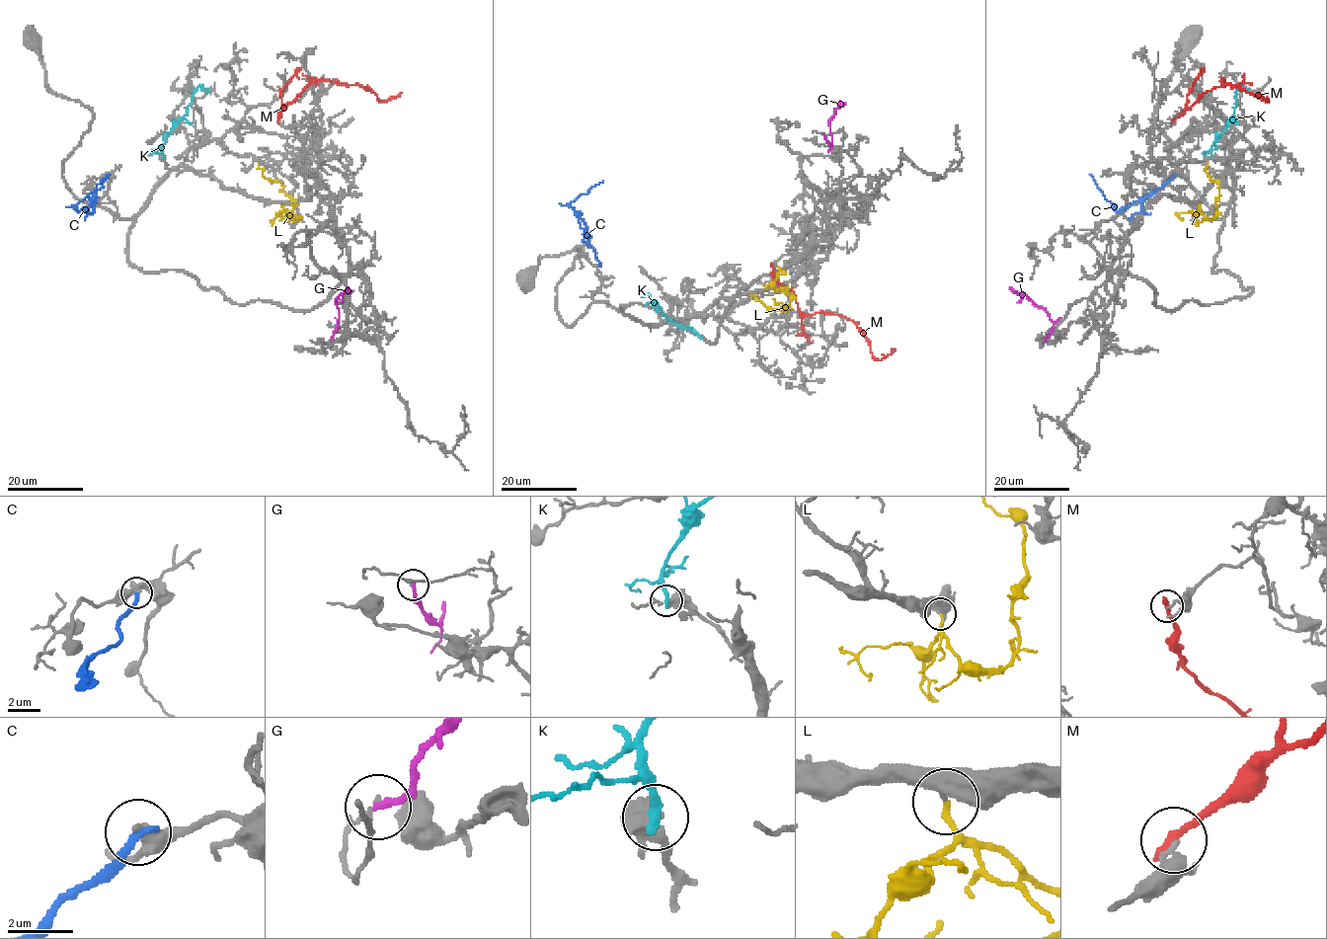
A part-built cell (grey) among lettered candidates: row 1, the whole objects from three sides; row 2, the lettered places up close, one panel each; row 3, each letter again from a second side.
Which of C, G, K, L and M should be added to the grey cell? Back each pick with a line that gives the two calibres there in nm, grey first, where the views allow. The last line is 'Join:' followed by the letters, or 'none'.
L: 340 nm thick on the grey side, 160 nm on the other
Join: L

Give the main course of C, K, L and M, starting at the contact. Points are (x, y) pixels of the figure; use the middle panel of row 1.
C: (599, 264), (587, 244), (585, 225), (570, 203), (602, 180)
K: (657, 303), (670, 321), (689, 327), (699, 338)
L: (775, 289), (788, 293), (790, 302), (786, 309), (768, 309), (755, 296), (751, 296)
M: (771, 264), (772, 274), (794, 294), (803, 315), (831, 311), (852, 320), (874, 358), (882, 359), (895, 349)

